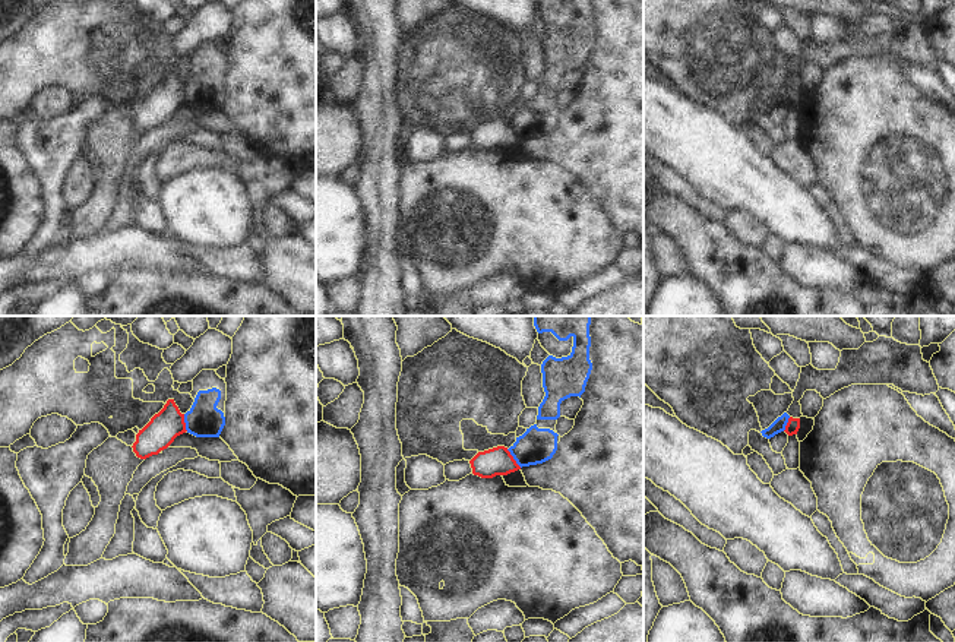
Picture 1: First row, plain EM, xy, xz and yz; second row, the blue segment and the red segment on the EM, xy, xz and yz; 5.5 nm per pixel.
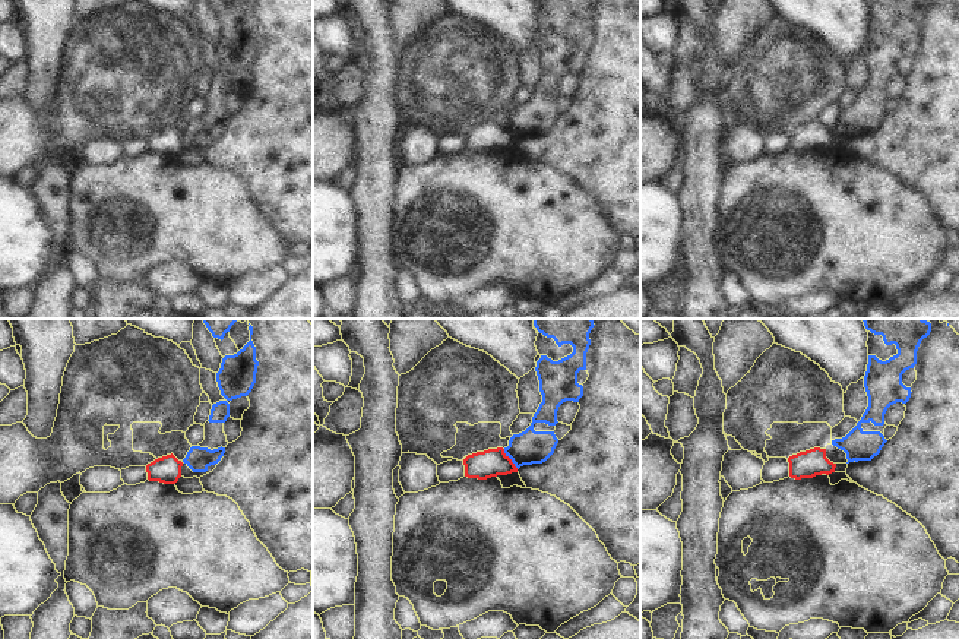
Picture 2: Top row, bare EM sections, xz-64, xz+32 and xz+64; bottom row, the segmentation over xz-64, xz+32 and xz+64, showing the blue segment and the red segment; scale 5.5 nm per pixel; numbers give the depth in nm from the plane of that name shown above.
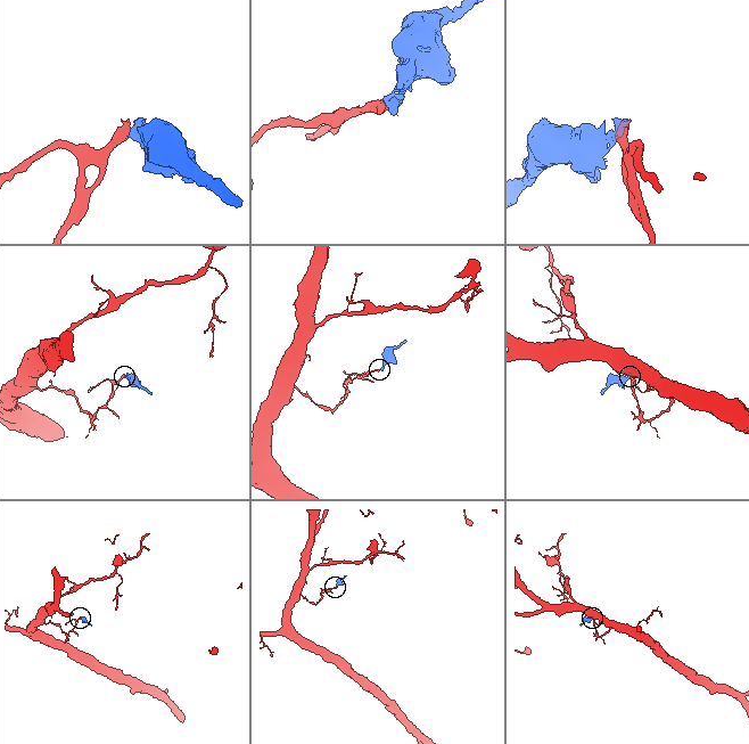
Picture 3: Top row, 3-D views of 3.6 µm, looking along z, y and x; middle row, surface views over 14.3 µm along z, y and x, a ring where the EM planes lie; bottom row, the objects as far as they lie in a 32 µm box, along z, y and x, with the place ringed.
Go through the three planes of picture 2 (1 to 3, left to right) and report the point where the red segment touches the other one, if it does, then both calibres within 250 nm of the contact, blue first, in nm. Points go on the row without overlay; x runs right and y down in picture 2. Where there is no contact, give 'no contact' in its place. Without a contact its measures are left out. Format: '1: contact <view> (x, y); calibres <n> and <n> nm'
1: no contact
2: contact xz+32 (510, 130); calibres 190 and 150 nm
3: no contact

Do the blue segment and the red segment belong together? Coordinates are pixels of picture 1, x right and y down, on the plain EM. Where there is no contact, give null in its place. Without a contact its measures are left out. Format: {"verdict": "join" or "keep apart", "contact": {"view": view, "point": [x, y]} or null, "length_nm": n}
{"verdict": "keep apart", "contact": {"view": "xz", "point": [514, 130]}, "length_nm": 130}

